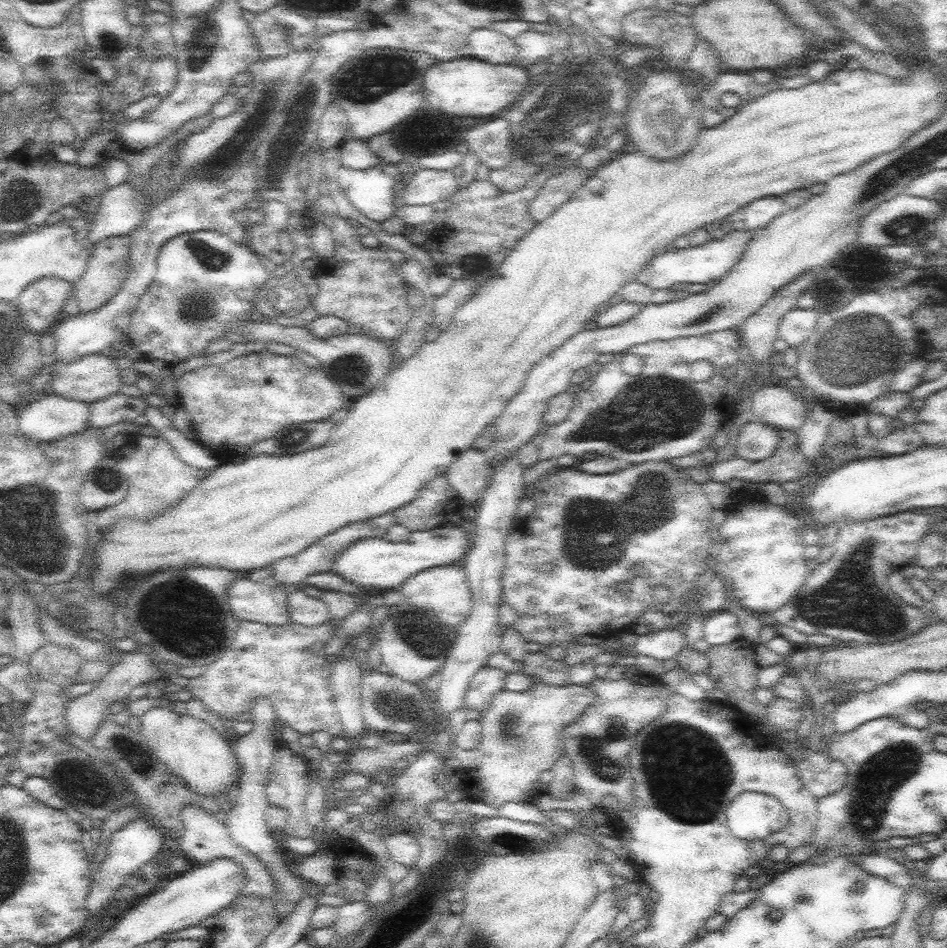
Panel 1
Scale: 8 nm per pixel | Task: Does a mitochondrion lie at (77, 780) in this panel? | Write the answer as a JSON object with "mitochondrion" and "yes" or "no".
{"mitochondrion":"yes"}

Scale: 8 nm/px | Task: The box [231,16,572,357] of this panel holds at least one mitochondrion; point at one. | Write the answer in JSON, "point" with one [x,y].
{"point":[372,78]}

